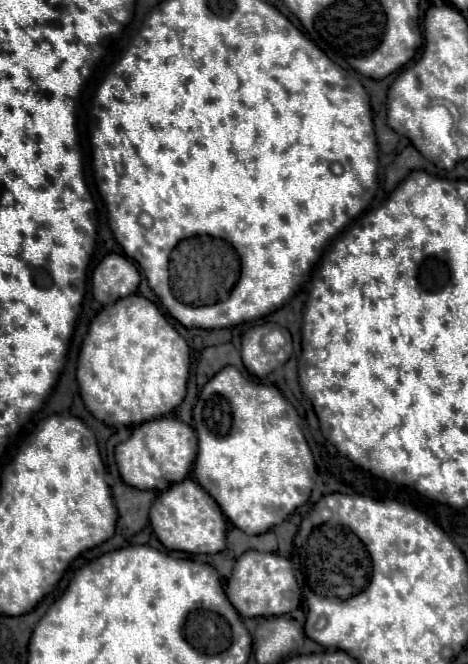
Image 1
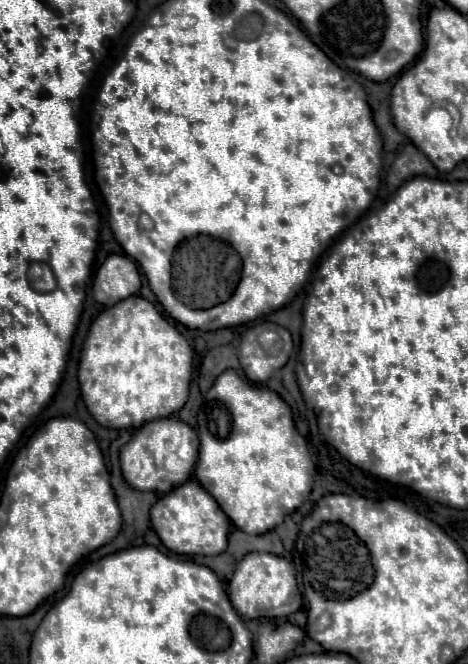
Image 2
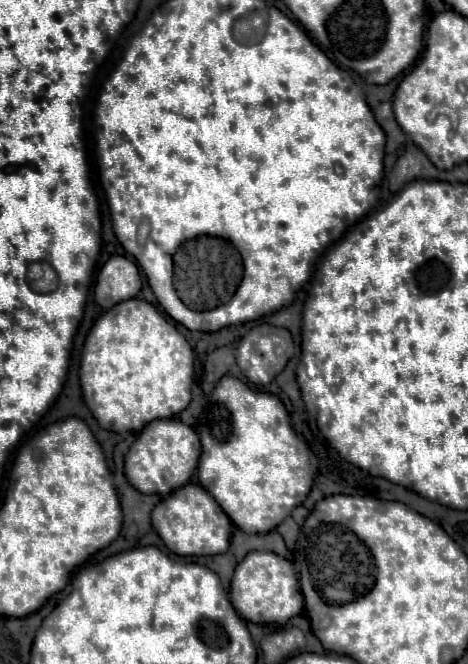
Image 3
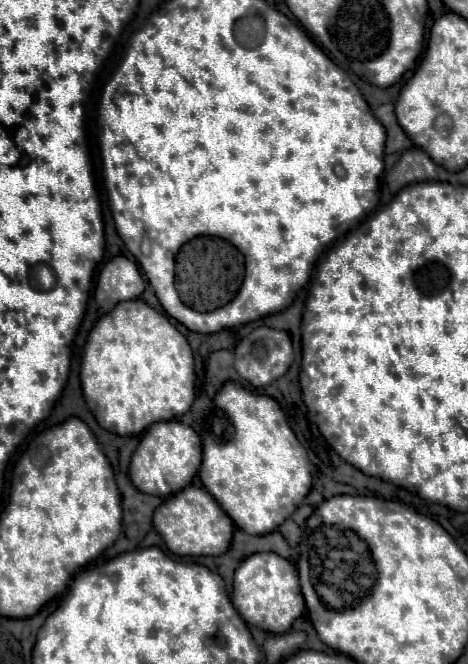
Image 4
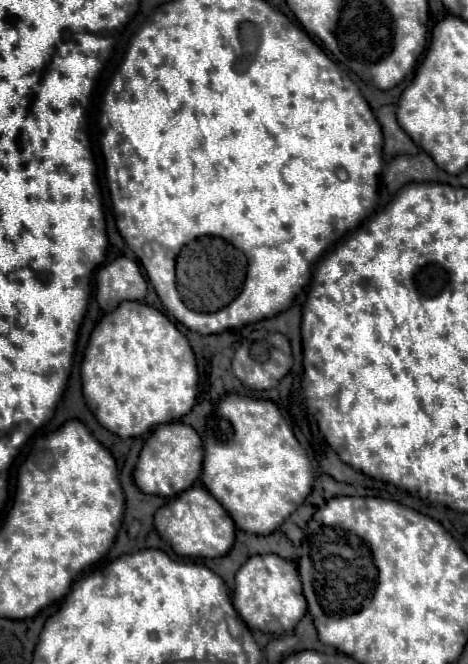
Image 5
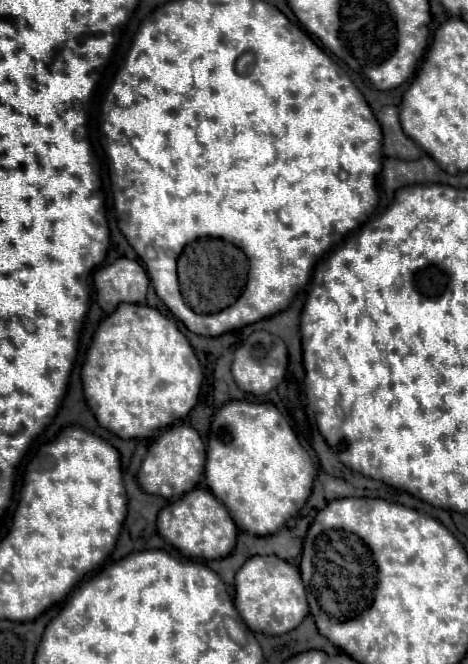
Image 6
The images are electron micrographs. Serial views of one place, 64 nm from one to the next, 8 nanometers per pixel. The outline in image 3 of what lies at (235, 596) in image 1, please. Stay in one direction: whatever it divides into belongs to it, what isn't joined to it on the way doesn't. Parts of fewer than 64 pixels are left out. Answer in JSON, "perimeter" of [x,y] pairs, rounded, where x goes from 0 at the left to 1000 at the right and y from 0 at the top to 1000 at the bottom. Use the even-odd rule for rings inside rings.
{"perimeter":[[[534,831],[509,852],[491,880],[491,907],[504,922],[543,940],[607,943],[650,919],[650,898],[637,883],[628,849],[585,831]]]}

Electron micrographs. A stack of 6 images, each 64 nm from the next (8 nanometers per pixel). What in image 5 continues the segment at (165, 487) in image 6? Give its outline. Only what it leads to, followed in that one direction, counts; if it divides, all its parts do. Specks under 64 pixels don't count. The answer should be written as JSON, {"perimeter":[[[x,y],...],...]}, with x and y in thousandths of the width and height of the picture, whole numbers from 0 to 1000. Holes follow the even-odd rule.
{"perimeter":[[[389,636],[346,639],[325,651],[321,663],[308,669],[299,681],[299,690],[286,708],[286,726],[312,744],[372,750],[385,741],[402,738],[423,723],[432,711],[432,690],[436,690],[432,663],[410,642]]]}

